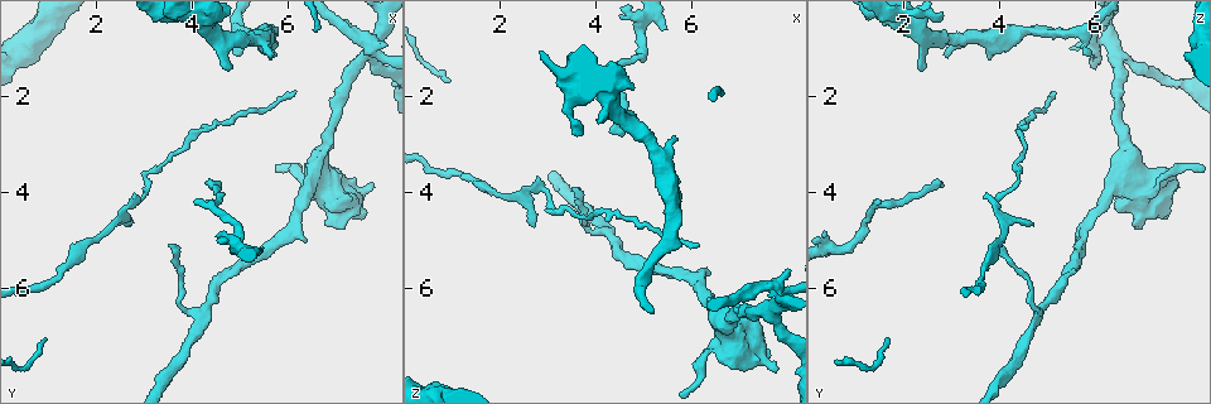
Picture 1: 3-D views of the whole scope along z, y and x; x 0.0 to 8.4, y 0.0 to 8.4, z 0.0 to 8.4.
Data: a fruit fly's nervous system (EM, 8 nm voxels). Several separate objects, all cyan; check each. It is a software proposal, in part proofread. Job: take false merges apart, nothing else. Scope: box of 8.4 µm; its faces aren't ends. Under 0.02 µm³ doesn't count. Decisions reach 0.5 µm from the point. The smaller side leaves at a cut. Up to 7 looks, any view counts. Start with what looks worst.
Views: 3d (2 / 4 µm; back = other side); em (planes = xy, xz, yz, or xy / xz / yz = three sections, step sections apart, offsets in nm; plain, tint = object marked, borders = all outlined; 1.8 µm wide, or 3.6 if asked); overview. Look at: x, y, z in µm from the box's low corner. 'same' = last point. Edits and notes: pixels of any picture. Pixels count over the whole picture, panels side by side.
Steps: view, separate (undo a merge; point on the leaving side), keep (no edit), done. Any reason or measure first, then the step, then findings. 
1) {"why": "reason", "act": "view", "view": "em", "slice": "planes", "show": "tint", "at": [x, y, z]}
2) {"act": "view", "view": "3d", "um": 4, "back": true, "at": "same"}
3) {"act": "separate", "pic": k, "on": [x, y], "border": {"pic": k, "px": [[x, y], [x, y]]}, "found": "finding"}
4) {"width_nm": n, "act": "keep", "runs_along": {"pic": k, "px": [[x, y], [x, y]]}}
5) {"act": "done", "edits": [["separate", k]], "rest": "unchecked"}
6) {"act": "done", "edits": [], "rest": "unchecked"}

{"why": "sharp bend", "act": "view", "view": "em", "slice": "planes", "show": "plain", "at": [4.40, 4.25, 1.45]}

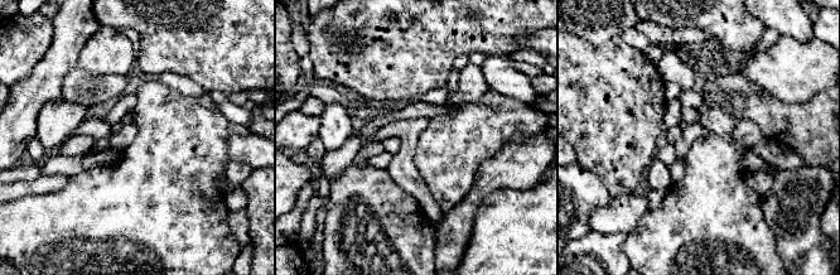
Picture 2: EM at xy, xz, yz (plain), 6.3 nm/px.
{"act": "view", "view": "em", "slice": "planes", "show": "tint", "at": "same"}

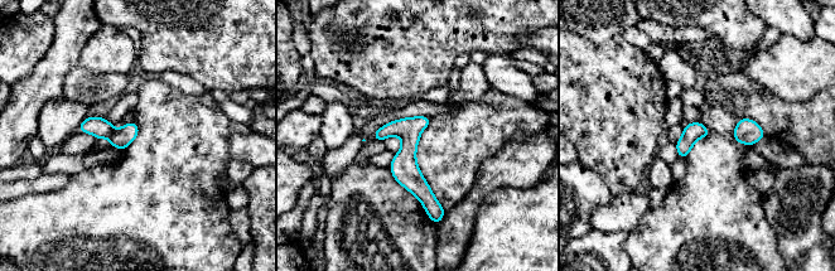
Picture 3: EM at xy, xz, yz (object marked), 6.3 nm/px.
{"act": "keep", "runs_along": {"pic": 3, "px": [[381, 130], [408, 140], [432, 208]]}, "found": "one cell here"}

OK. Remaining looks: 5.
{"why": "branch point", "act": "view", "view": "3d", "um": 4, "at": [4.25, 6.45, 4.85]}

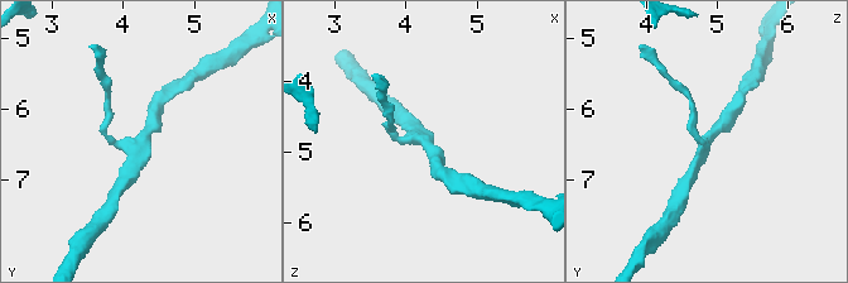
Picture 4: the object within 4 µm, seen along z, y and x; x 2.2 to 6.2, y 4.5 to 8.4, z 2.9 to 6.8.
{"act": "view", "view": "em", "slice": "planes", "show": "borders", "at": [4.20, 6.50, 4.80]}

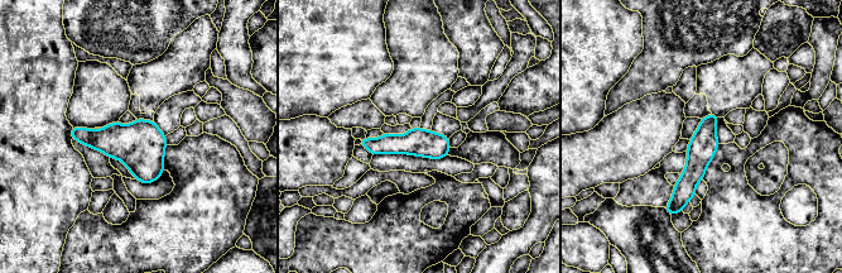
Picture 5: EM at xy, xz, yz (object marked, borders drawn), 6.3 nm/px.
{"act": "keep", "runs_along": {"pic": 5, "px": [[713, 118], [696, 168], [673, 210]]}, "found": "all the same cell"}

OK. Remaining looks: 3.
{"why": "sudden change in width", "act": "view", "view": "em", "slice": "yz", "step": 4, "show": "plain", "at": [6.40, 4.10, 6.25]}

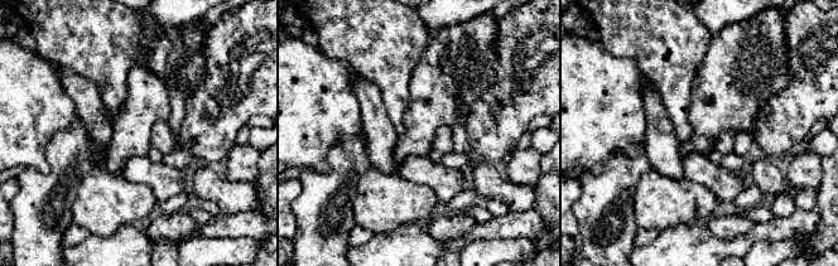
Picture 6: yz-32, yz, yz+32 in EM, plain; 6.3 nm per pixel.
{"why": "where the object lies", "act": "view", "view": "em", "slice": "yz", "step": 4, "show": "tint", "at": "same"}

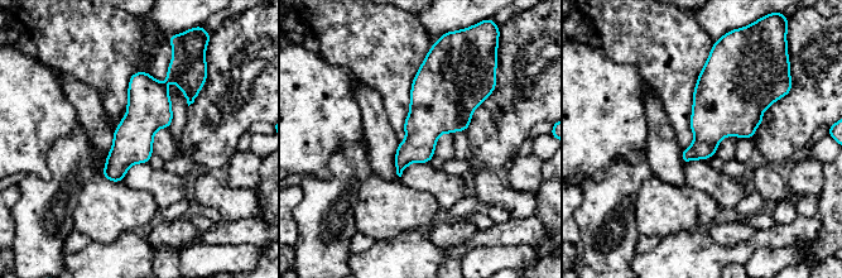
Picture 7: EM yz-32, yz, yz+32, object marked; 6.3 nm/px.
{"width_nm": 260, "act": "keep", "runs_along": {"pic": 7, "px": [[187, 84], [169, 80], [148, 101], [107, 175]]}, "found": "continuous, no second cell"}

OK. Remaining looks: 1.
{"act": "done", "edits": [], "rest": "unchecked"}

